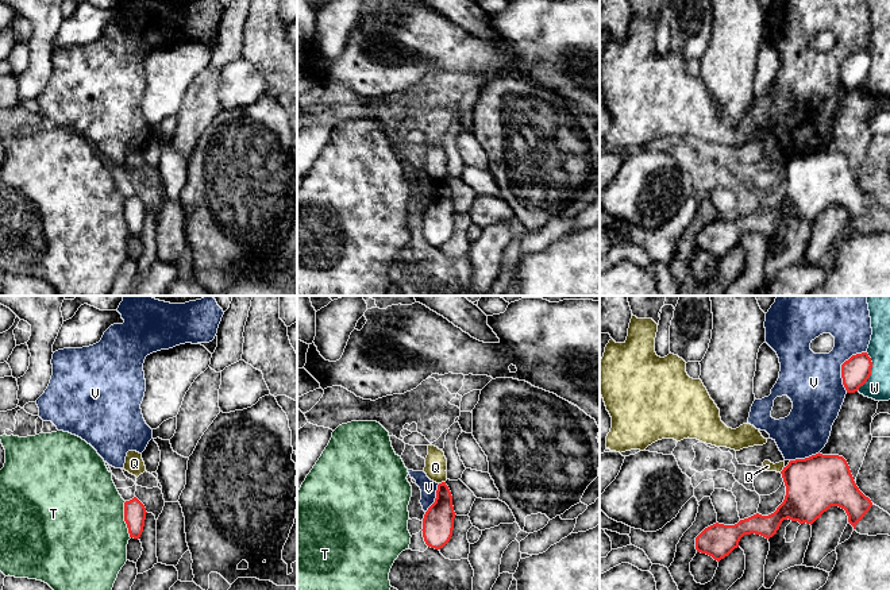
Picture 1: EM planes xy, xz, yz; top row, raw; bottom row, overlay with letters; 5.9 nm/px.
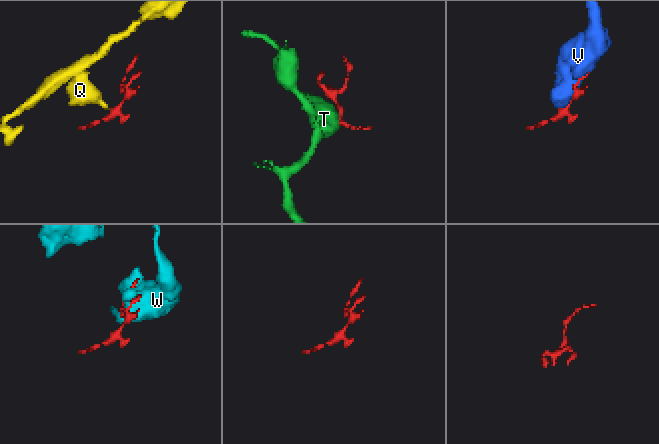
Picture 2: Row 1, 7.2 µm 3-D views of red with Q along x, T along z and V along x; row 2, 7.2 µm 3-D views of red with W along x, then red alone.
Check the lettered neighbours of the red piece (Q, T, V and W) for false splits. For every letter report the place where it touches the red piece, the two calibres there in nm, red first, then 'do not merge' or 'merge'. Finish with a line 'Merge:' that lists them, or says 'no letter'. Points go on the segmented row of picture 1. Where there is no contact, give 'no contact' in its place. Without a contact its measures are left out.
Q: contact xz (442, 482); calibres 190 and 130 nm; do not merge
T: contact xy (124, 520); calibres 130 and 500 nm; do not merge
V: contact yz (842, 366); calibres 170 and 340 nm; do not merge
W: contact yz (870, 371); calibres 170 and 140 nm; do not merge
Merge: no letter

